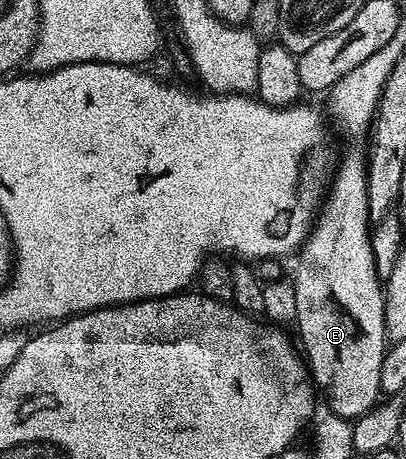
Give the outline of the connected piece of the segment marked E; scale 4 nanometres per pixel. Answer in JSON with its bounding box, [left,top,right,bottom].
[293,155,389,421]

